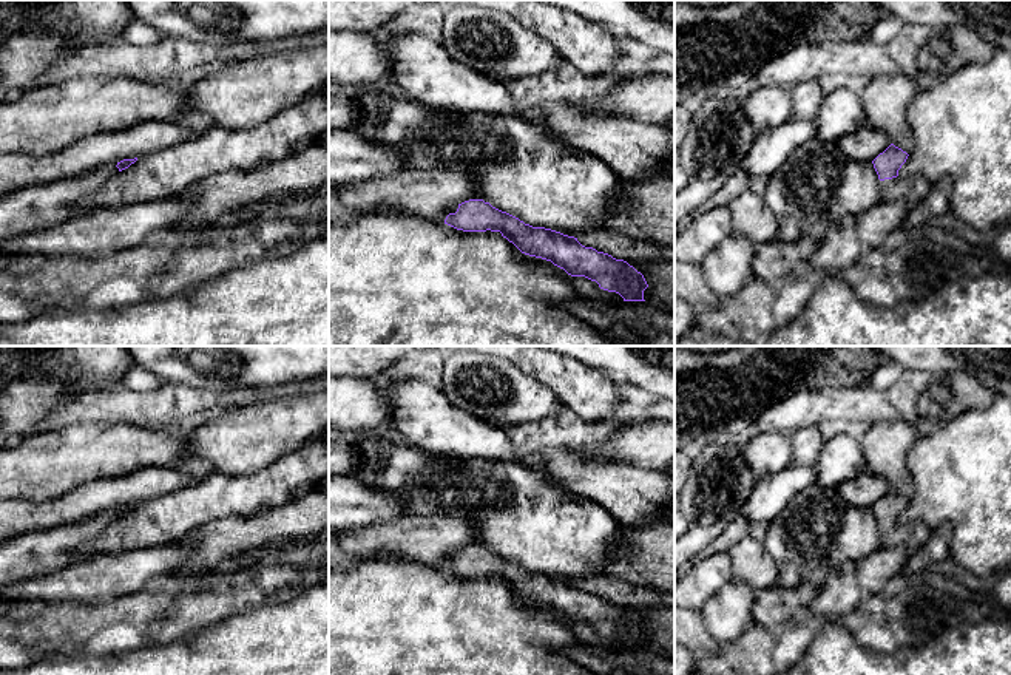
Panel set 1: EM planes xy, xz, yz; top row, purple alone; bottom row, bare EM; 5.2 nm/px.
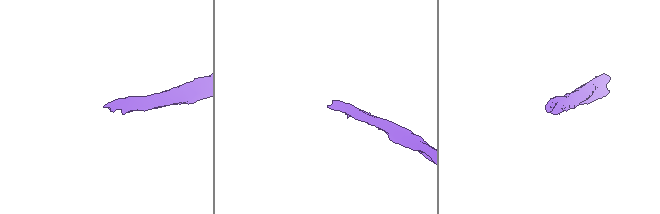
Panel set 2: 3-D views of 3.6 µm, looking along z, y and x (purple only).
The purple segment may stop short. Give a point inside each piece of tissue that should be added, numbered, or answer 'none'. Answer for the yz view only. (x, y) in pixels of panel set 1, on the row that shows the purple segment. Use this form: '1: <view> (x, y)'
1: yz (914, 189)

